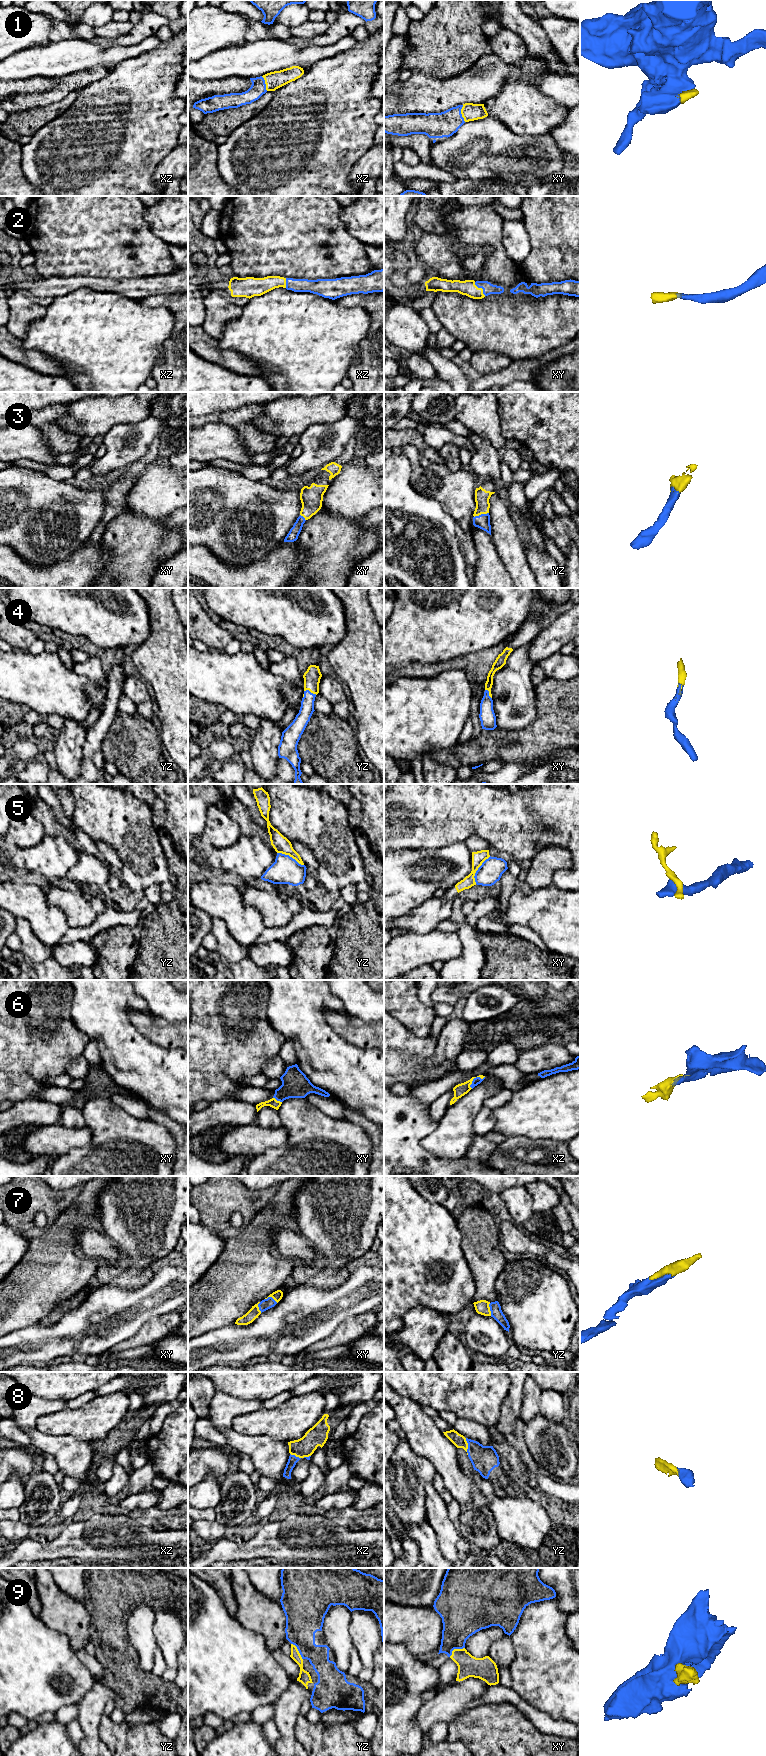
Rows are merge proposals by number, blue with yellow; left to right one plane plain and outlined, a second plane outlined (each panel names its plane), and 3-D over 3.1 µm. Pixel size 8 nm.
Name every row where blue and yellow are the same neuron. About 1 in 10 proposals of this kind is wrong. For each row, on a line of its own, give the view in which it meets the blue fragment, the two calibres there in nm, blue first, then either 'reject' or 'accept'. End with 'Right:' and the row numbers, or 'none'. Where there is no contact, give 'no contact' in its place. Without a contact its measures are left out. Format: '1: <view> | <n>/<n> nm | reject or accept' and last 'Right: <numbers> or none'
1: xy | 200/140 nm | accept
2: xy | 90/120 nm | accept
3: yz | 120/120 nm | accept
4: yz | 120/140 nm | accept
5: xy | 190/100 nm | reject
6: xz | 60/100 nm | accept
7: yz | 90/110 nm | accept
8: yz | 220/100 nm | accept
9: xy | 320/180 nm | accept
Right: 1, 2, 3, 4, 6, 7, 8, 9

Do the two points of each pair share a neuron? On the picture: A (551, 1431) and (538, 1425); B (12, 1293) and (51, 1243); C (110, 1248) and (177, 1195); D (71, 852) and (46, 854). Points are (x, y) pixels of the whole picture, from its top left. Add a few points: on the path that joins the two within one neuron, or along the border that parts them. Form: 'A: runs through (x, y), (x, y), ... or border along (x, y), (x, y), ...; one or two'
A: runs through (548, 1431), (544, 1431), (541, 1428); one
B: runs through (24, 1281), (50, 1255); one
C: border along (105, 1233), (124, 1257), (126, 1265); two
D: runs through (65, 854), (52, 854); one

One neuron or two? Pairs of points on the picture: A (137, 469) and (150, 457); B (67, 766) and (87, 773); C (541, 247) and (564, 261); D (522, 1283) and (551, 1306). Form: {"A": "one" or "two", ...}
{"A": "one", "B": "two", "C": "one", "D": "one"}

